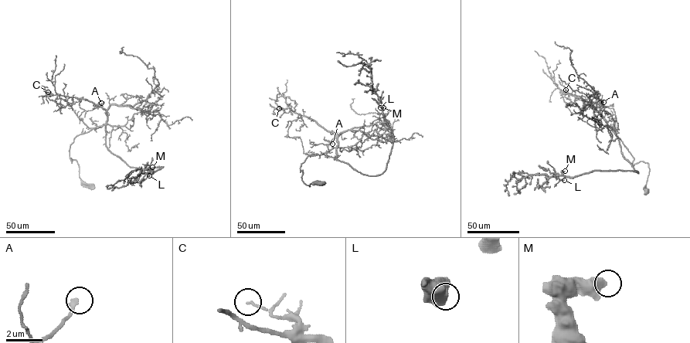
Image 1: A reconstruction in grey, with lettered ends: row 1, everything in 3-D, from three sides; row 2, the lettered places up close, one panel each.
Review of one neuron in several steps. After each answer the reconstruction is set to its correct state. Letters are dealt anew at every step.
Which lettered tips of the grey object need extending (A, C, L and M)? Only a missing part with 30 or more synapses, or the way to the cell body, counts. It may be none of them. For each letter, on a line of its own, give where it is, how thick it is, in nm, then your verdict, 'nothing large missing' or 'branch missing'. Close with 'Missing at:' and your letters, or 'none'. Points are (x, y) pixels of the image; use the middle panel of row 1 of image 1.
A: (332, 144) | 200 nm | nothing large missing
C: (279, 108) | 90 nm | nothing large missing
L: (380, 107) | 800 nm | nothing large missing
M: (383, 107) | 600 nm | nothing large missing
Missing at: none

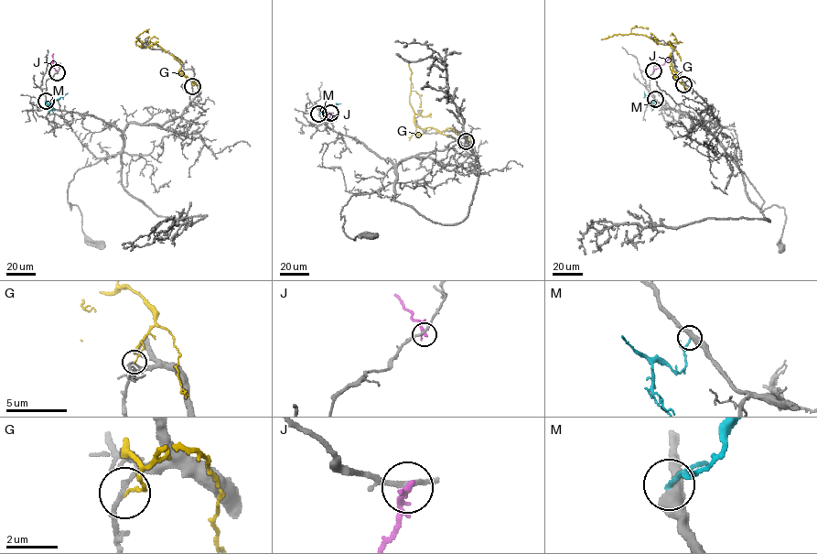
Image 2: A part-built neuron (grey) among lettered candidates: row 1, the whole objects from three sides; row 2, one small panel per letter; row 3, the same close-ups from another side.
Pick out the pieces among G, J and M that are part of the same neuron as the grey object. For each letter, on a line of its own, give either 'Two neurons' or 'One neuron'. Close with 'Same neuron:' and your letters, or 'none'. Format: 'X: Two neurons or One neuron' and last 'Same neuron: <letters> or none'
G: Two neurons
J: Two neurons
M: Two neurons
Same neuron: none

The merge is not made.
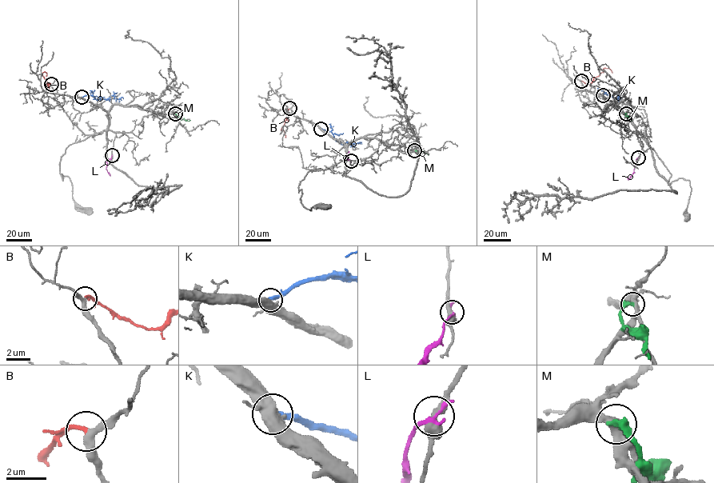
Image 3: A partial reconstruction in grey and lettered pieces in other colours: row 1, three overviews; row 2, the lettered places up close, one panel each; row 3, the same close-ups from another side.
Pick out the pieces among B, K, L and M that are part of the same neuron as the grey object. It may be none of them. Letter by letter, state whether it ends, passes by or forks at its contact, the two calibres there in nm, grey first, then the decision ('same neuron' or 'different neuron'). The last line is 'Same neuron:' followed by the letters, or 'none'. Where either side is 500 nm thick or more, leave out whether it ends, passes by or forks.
B: it ends there; 340 nm thick on the grey side, 200 nm on the other; same neuron
K: it ends there; 480 nm thick on the grey side, 320 nm on the other; different neuron
L: it ends there; 440 nm thick on the grey side, 260 nm on the other; different neuron
M: it ends there; 440 nm thick on the grey side, 440 nm on the other; different neuron
Same neuron: B

